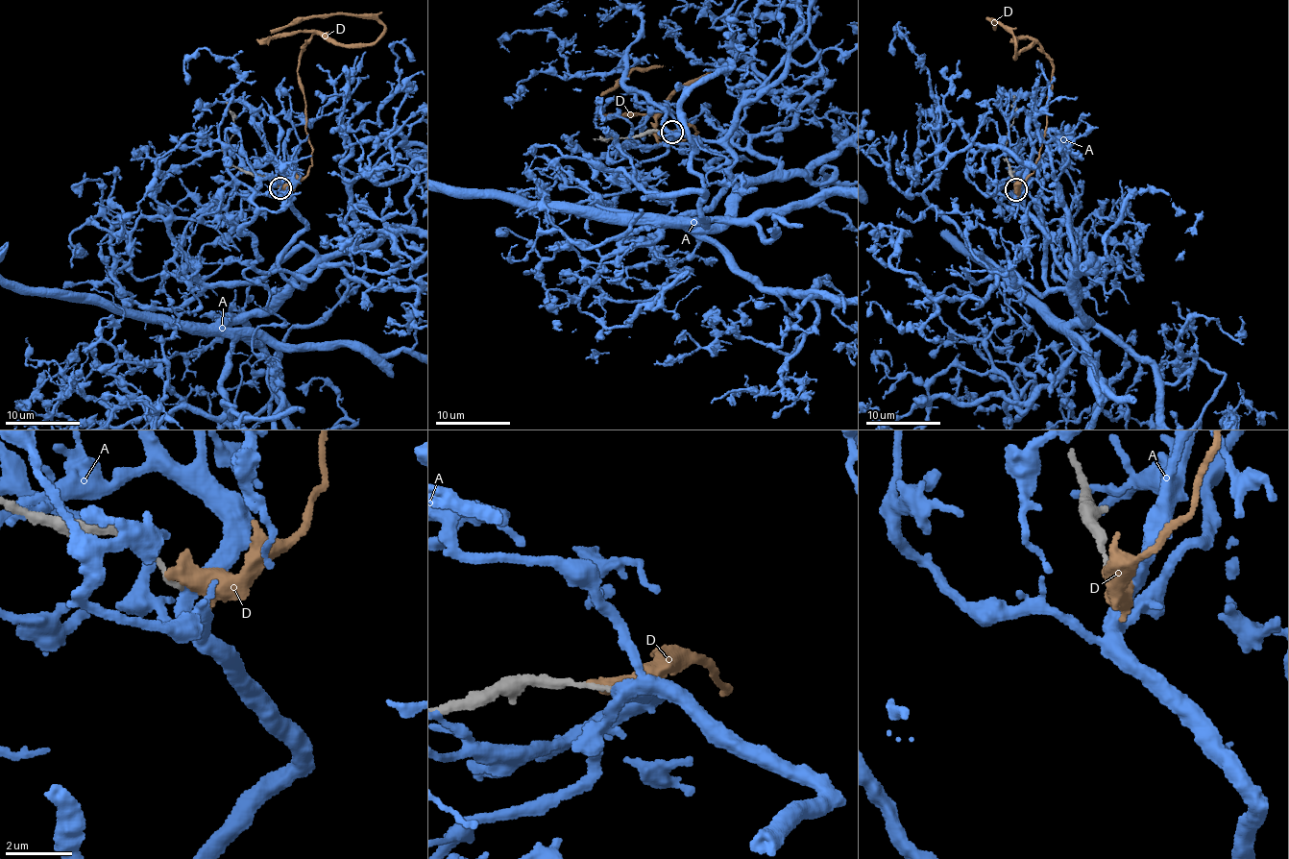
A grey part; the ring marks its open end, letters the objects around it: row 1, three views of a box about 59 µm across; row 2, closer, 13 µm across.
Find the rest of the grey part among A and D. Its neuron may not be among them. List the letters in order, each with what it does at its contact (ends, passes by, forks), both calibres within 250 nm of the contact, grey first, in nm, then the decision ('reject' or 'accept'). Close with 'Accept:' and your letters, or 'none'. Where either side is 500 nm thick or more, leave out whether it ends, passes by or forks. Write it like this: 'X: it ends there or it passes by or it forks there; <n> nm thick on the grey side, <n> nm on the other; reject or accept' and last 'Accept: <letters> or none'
A: it passes by; 130 nm thick on the grey side, 400 nm on the other; reject
D: 160 nm thick on the grey side, 500 nm on the other; reject
Accept: none

